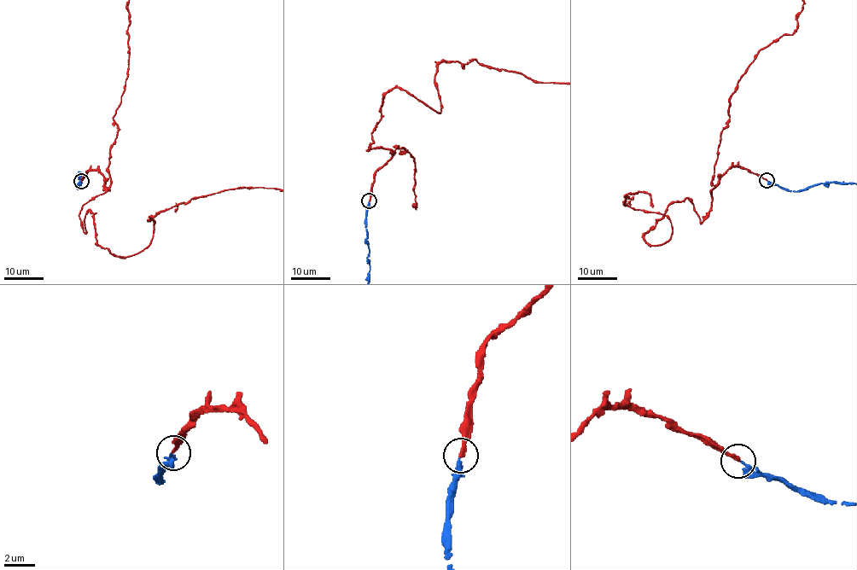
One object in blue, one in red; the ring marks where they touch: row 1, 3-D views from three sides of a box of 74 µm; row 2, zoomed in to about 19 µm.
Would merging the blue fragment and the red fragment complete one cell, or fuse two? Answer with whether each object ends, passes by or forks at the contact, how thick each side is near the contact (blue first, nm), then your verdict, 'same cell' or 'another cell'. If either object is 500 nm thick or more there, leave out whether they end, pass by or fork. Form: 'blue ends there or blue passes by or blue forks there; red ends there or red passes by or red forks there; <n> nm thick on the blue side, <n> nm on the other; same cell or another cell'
blue ends there; red ends there; 240 nm thick on the blue side, 240 nm on the other; same cell

